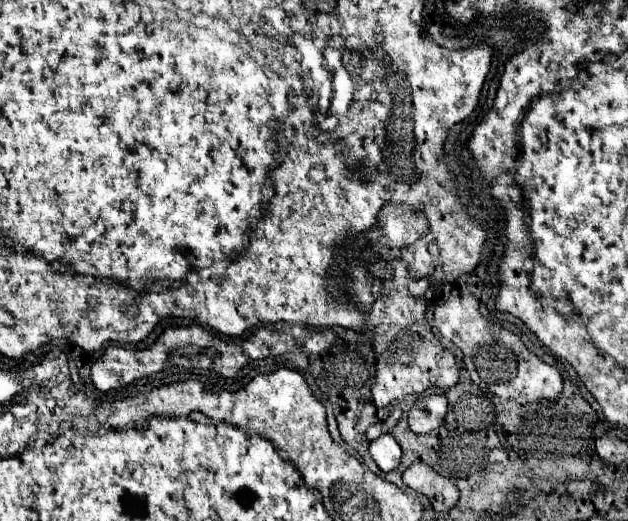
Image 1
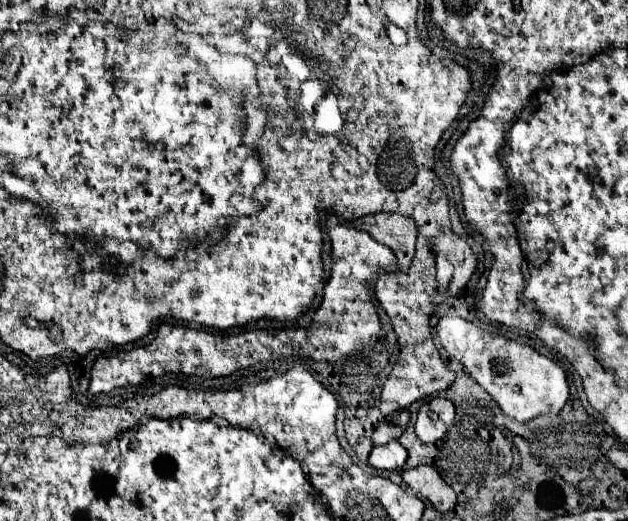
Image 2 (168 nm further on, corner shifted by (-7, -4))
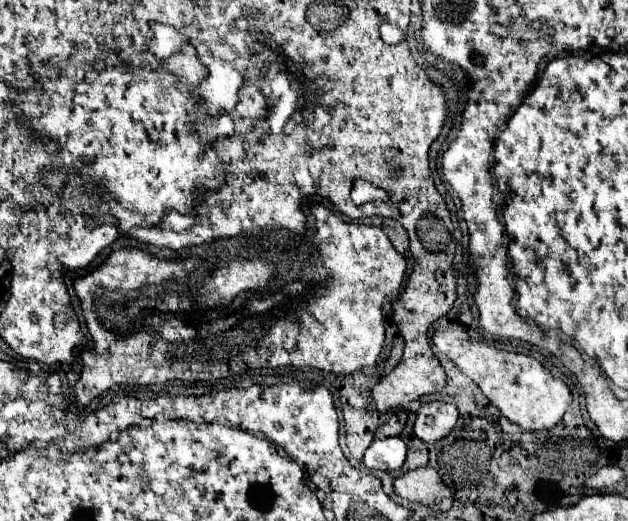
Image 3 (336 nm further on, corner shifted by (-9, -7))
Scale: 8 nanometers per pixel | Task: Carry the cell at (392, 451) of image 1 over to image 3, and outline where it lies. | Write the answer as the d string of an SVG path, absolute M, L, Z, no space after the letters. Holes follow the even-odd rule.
M401 437L375 439L365 451L363 463L369 469L395 471L395 469L401 469L401 465L405 463L405 453L407 453L407 447Z

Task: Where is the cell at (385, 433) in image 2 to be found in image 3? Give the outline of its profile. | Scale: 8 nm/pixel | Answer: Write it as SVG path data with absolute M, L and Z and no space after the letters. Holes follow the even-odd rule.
M397 411L397 413L393 413L393 417L387 421L387 423L383 423L377 431L375 431L375 437L377 439L387 439L387 437L397 437L399 433L401 433L401 429L405 427L405 421L407 421L407 411Z

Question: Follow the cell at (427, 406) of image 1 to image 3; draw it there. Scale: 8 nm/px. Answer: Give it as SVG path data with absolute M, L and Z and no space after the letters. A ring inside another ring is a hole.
M429 401L423 403L415 419L415 435L421 441L439 441L455 427L459 411L451 403Z

